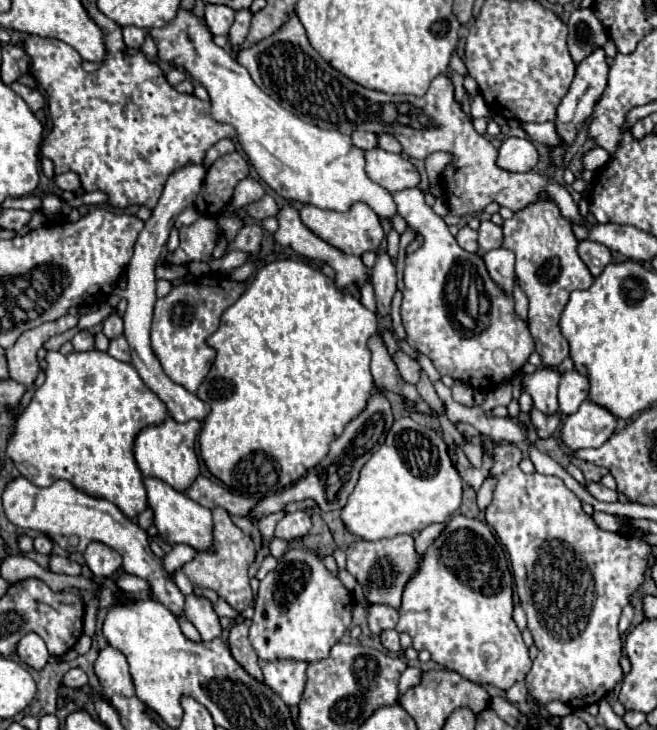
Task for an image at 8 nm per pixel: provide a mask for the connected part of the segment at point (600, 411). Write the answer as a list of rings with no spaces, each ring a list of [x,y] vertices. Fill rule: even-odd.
[[[585,400],[575,414],[565,418],[561,440],[573,450],[599,448],[615,432],[615,426],[617,416],[611,416],[607,408]]]

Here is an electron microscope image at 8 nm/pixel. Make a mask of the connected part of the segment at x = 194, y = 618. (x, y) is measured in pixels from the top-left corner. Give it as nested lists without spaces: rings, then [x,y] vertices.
[[[187,596],[185,598],[185,616],[199,630],[203,640],[209,640],[209,638],[215,638],[221,634],[219,616],[215,614],[215,610],[207,598]]]

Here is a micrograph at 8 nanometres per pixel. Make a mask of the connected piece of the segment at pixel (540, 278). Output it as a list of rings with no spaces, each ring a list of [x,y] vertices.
[[[543,192],[543,196],[539,196],[539,200],[535,200],[535,204],[529,204],[527,208],[515,212],[515,216],[511,220],[505,220],[503,234],[505,234],[503,246],[515,252],[515,258],[517,258],[515,274],[519,278],[523,292],[529,298],[529,330],[535,340],[535,350],[541,356],[543,364],[559,364],[569,356],[569,342],[563,338],[563,334],[559,330],[561,312],[569,300],[571,290],[583,290],[593,284],[591,272],[587,270],[587,266],[583,264],[583,260],[577,254],[577,238],[573,236],[571,224],[569,224],[569,220],[563,220],[563,216],[559,216],[559,208],[555,208],[555,202],[547,200],[547,192]]]

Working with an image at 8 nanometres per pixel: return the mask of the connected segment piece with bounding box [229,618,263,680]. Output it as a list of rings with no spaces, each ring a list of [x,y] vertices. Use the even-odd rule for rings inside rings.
[[[237,620],[231,630],[229,630],[229,648],[231,648],[231,654],[233,658],[257,680],[263,680],[263,674],[261,674],[261,668],[259,668],[259,662],[257,662],[257,654],[253,650],[253,646],[249,644],[249,620]]]

